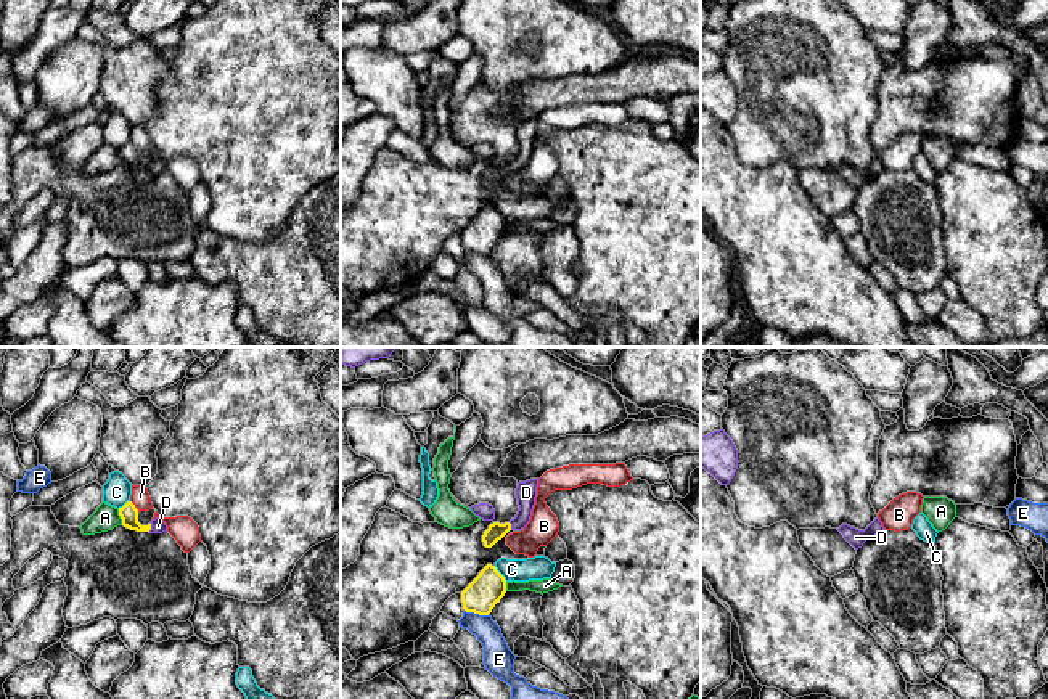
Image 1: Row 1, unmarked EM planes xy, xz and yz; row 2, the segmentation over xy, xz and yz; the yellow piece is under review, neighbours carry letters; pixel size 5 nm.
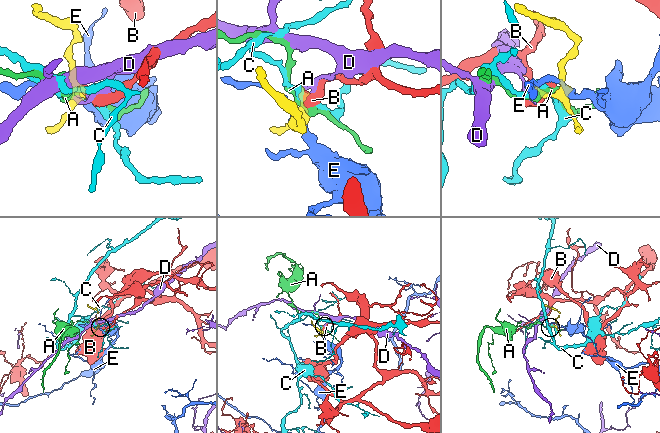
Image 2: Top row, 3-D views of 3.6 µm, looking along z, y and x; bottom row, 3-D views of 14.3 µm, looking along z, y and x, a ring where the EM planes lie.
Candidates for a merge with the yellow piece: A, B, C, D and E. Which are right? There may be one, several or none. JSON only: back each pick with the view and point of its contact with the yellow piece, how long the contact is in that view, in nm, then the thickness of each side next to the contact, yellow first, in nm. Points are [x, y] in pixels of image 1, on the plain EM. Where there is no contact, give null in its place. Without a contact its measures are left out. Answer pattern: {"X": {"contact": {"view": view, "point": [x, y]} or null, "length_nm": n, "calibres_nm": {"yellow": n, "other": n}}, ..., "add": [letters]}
{"D": {"contact": {"view": "xy", "point": [150, 167]}, "length_nm": 40, "calibres_nm": {"yellow": 90, "other": 80}}, "add": ["D"]}

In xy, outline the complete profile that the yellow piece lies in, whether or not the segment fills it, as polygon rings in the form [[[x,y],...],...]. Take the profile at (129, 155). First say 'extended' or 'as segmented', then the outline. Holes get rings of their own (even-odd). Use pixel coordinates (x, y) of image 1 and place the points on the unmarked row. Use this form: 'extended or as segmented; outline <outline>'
extended; outline [[[127,141],[122,148],[119,148],[119,156],[122,159],[122,166],[130,170],[149,172],[149,174],[167,172],[166,162],[159,157],[153,159],[148,166],[141,166],[138,162],[138,149],[132,141]]]

